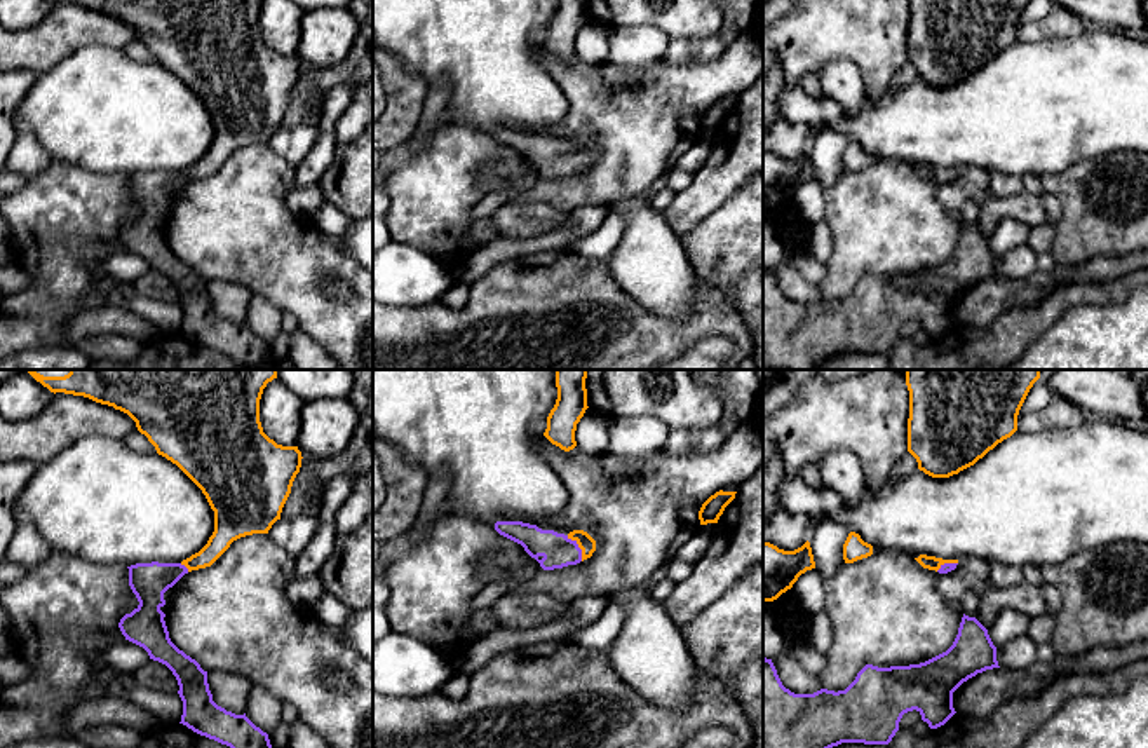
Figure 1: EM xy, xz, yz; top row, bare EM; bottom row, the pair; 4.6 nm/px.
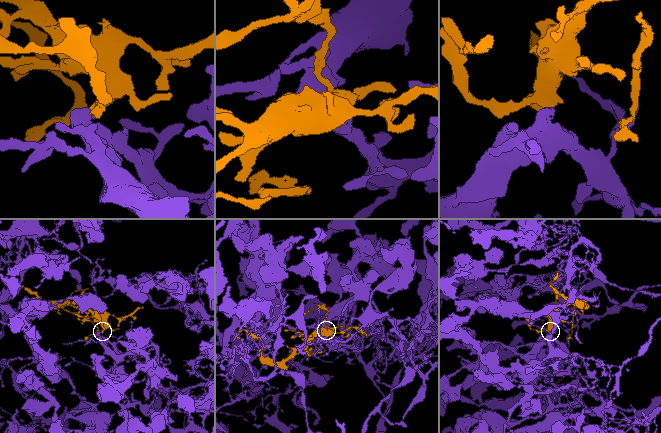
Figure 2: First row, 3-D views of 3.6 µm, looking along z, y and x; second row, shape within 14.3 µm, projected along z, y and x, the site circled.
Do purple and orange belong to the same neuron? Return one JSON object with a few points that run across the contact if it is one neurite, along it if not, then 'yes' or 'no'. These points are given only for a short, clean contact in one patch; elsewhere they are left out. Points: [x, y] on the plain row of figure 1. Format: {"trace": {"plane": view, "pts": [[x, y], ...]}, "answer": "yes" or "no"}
{"trace": {"plane": "xz", "pts": [[558, 161], [579, 157], [586, 152]]}, "answer": "yes"}

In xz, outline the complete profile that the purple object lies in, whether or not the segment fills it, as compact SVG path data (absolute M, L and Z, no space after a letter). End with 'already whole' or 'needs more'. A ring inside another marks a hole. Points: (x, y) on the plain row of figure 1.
M496 131L495 139L521 153L544 180L577 174L596 160L596 150L584 139L573 139L564 145L523 131Z | needs more

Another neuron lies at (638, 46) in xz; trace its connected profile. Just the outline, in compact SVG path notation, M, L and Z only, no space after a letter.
M653 26L613 28L608 37L608 61L643 68L664 58L669 35Z

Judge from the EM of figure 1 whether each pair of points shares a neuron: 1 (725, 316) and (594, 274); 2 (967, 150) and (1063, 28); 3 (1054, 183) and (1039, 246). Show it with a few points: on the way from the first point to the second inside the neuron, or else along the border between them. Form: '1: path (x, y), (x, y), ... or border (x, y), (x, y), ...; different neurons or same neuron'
1: path (692, 328), (643, 328), (622, 307); same neuron
2: border (1086, 30), (1070, 37), (1018, 40); different neurons
3: border (1054, 224), (1054, 241), (1049, 251); different neurons

